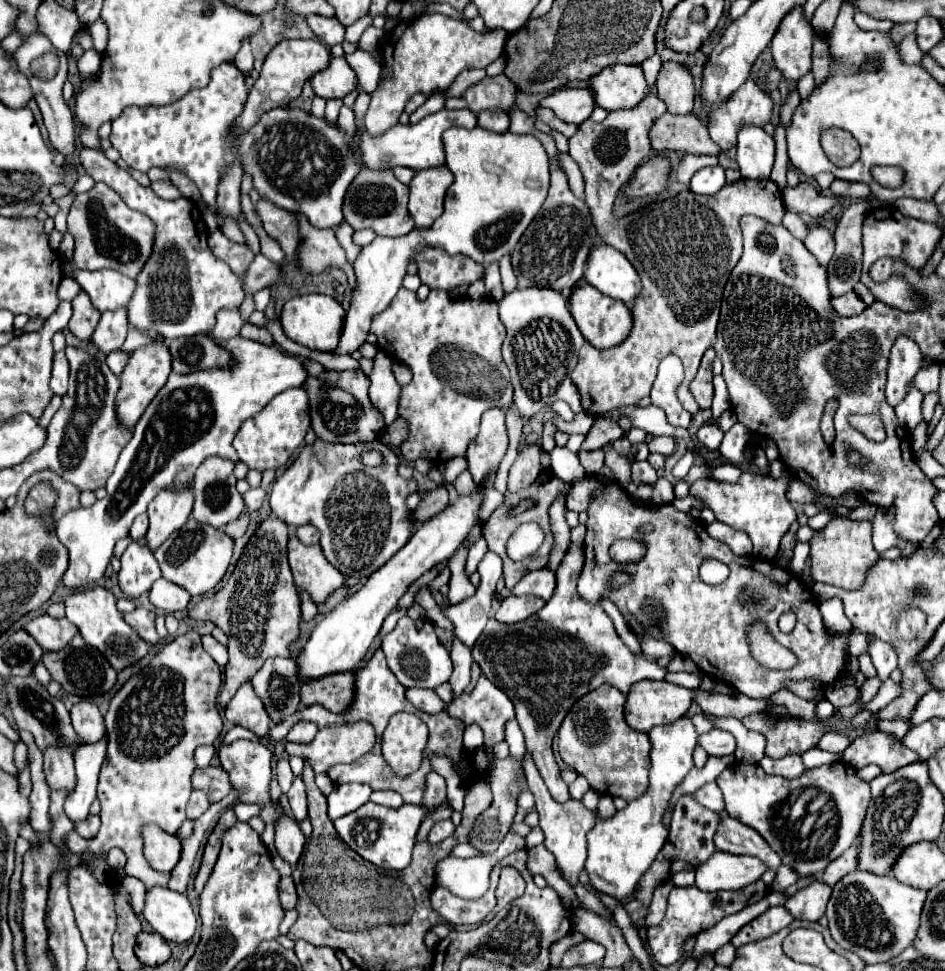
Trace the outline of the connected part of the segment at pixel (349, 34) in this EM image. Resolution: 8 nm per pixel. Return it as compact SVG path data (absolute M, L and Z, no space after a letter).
M367 14L356 21L353 25L346 27L345 39L346 42L358 42L365 29L373 22L373 17Z

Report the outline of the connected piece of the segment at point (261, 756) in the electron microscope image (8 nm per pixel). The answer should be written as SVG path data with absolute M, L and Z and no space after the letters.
M237 739L231 745L221 745L219 749L219 759L221 767L227 771L229 781L233 789L239 791L239 803L251 803L261 809L259 817L263 823L277 823L279 821L279 803L271 799L269 795L269 781L271 781L271 751L261 745L259 741L247 741L247 739Z

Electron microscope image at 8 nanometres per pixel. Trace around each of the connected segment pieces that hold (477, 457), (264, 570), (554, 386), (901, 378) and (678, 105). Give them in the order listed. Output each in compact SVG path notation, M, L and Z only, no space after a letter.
M489 409L481 417L481 429L477 439L469 443L467 449L467 463L473 481L481 485L489 475L493 475L505 457L509 447L507 427L505 427L505 413L501 409Z
M267 515L245 545L227 585L211 597L203 597L189 613L193 619L217 623L229 639L229 661L225 665L225 687L217 699L219 707L229 705L241 683L251 681L265 659L291 657L291 645L299 639L301 599L287 563L287 539L287 525L277 515Z
M515 289L499 301L499 317L507 329L503 361L511 371L517 411L529 419L563 399L575 415L581 413L581 397L571 381L571 371L585 339L567 309L567 299L553 289Z
M897 337L887 367L887 401L895 407L907 393L909 381L921 365L921 351L913 339Z
M673 61L663 63L657 77L657 97L667 103L671 115L687 115L693 111L695 89L689 71Z

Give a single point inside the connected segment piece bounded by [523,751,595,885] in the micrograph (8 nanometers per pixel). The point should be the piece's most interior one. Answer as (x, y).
(565, 825)

